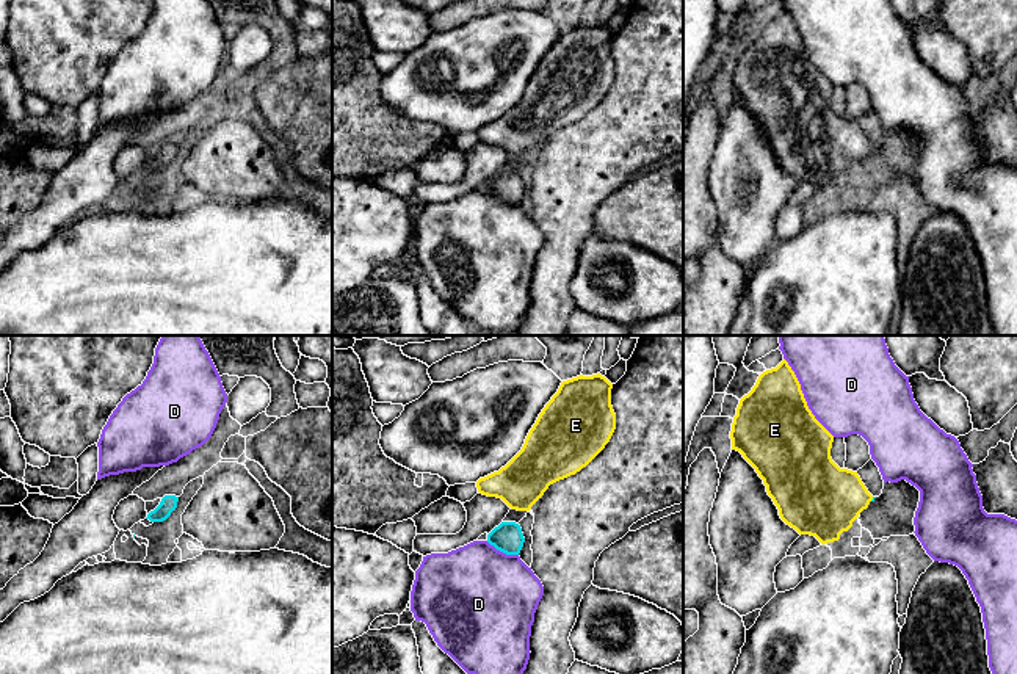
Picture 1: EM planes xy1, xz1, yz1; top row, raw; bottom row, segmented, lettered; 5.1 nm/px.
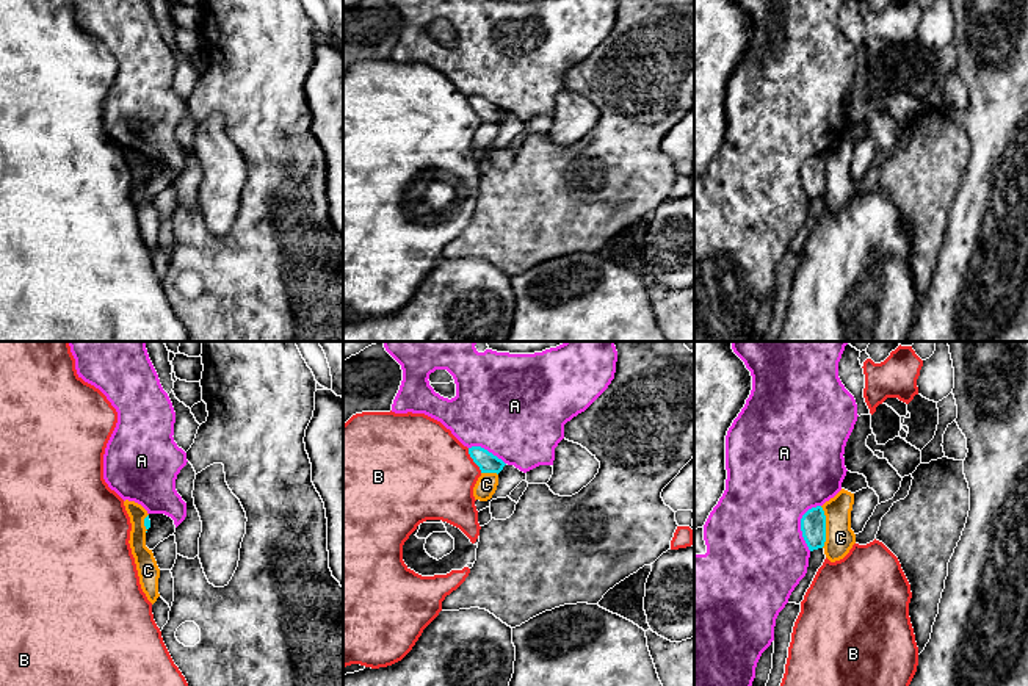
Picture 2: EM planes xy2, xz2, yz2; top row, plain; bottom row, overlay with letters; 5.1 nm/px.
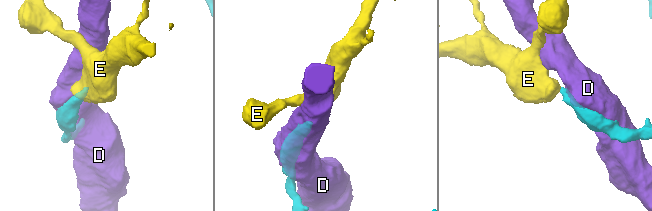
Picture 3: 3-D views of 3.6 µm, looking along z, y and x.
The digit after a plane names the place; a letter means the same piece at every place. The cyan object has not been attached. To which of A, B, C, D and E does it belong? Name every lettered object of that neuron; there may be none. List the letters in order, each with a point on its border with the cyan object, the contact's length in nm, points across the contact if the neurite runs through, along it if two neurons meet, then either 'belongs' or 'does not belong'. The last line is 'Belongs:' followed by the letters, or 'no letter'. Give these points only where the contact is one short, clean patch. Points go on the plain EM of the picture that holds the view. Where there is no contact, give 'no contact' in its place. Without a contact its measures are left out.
A: meets cyan in yz2 at (801, 174); contact 240 nm long; does not belong
B: meets cyan in xz2 at (474, 110); contact 150 nm long; does not belong
C: meets cyan in yz2 at (825, 176); contact 220 nm long; does not belong
D: meets cyan in xz1 at (502, 199); contact 180 nm long; does not belong
E: meets cyan in yz1 at (873, 148); contact 30 nm long; runs through yz1 (873, 146), (873, 148), (825, 149); belongs
Belongs: E

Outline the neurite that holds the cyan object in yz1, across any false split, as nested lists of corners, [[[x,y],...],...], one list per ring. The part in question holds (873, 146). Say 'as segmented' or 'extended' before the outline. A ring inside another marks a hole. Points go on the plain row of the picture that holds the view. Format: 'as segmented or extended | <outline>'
extended | [[[785,8],[776,17],[763,20],[752,39],[740,49],[730,88],[732,99],[740,100],[763,129],[780,168],[799,183],[815,185],[823,194],[838,190],[840,183],[848,180],[859,163],[876,147],[868,141],[857,121],[840,118],[832,110],[834,85],[809,58],[801,33]]]

